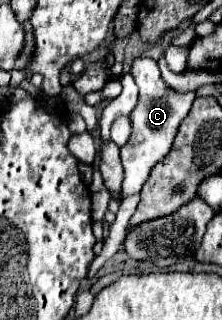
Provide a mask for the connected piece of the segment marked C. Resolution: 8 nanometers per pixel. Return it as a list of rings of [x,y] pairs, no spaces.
[[[150,57],[134,59],[130,73],[136,79],[136,85],[140,87],[140,95],[138,95],[136,107],[130,113],[132,135],[126,141],[126,145],[120,149],[120,157],[122,157],[122,165],[124,165],[124,183],[122,183],[124,197],[138,193],[142,189],[144,181],[148,181],[148,177],[150,177],[152,169],[158,165],[158,161],[162,161],[170,153],[174,137],[180,127],[180,121],[188,115],[192,101],[196,99],[194,91],[190,91],[186,95],[178,95],[176,91],[170,91],[170,87],[162,81],[158,63]]]

